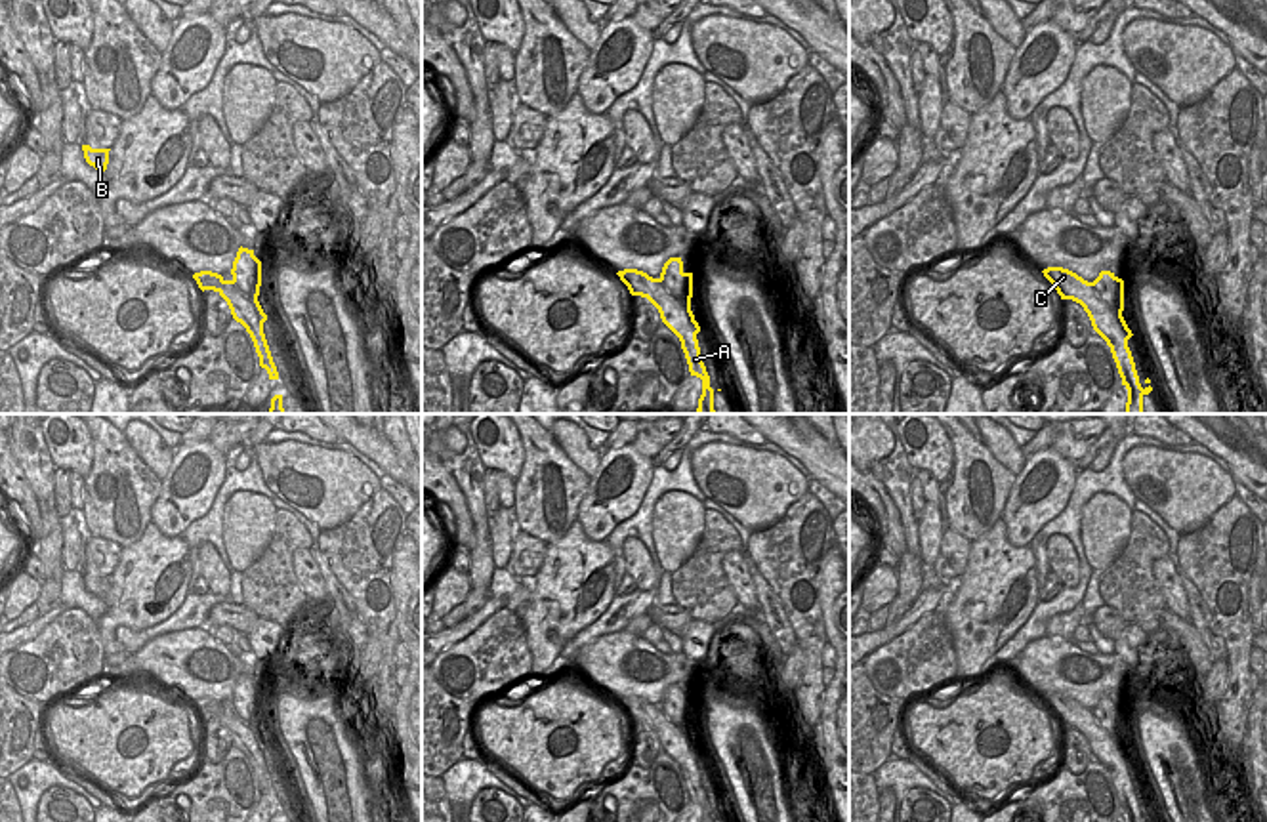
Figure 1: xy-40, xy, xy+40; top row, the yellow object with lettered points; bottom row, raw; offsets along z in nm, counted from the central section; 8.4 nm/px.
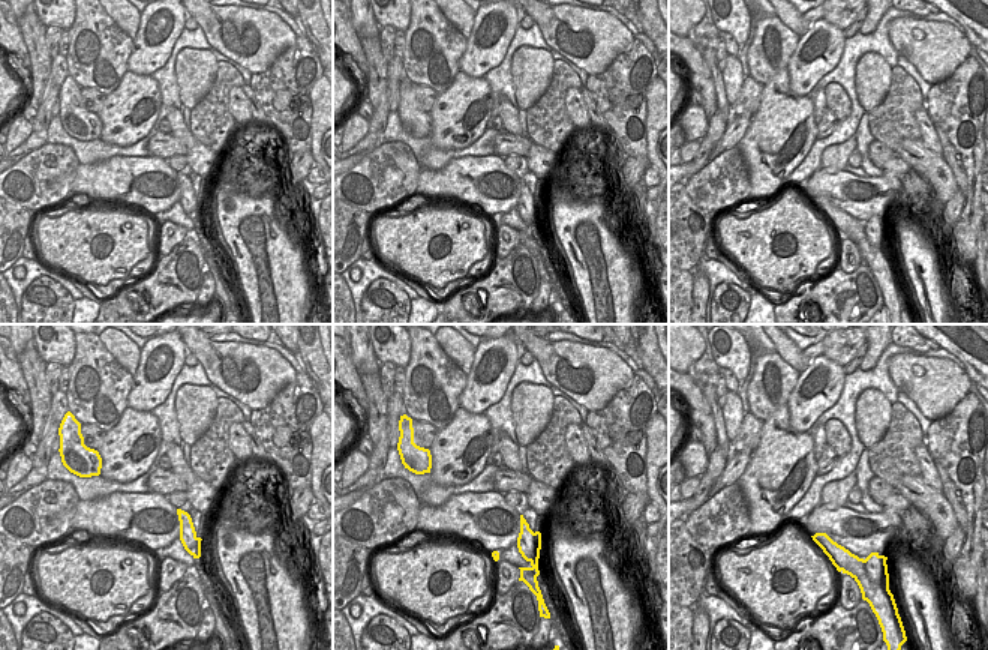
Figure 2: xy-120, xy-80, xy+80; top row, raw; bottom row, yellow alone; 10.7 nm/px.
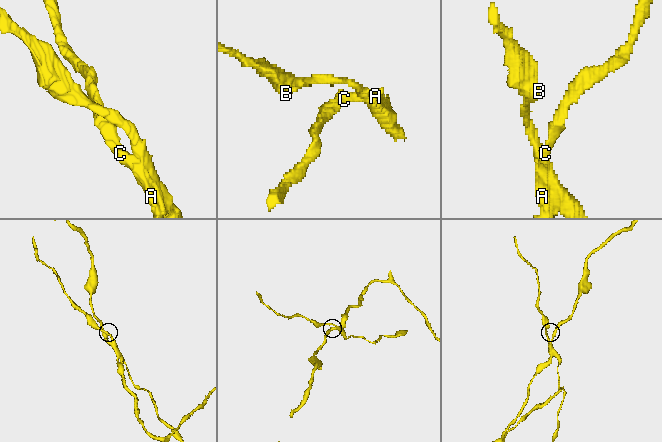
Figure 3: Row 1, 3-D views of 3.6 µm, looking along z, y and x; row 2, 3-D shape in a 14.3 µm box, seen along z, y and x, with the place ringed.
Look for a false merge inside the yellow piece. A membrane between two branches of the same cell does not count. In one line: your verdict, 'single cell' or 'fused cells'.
fused cells

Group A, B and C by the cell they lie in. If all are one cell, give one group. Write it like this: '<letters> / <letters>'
A C / B

